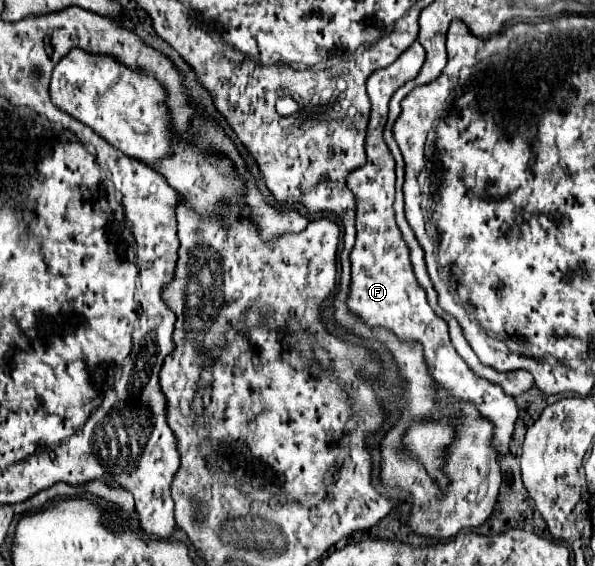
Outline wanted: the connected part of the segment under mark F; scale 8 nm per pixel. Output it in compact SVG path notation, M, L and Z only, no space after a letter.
M415 41L401 57L385 69L371 73L367 79L367 93L371 99L371 119L367 127L367 163L347 177L349 189L357 197L357 243L351 251L351 295L349 295L349 309L365 319L371 327L389 327L397 333L397 337L407 341L421 341L425 361L433 373L433 379L443 391L439 393L445 399L451 393L457 401L471 401L477 409L491 419L495 425L493 445L499 451L499 457L509 451L509 441L513 435L515 419L517 419L517 405L513 397L507 397L503 389L487 379L477 377L469 365L455 353L455 347L449 339L447 323L437 317L437 313L427 303L427 295L419 285L413 265L409 259L409 247L403 241L399 227L393 215L393 199L395 199L395 161L391 151L383 141L383 127L387 123L389 113L389 99L391 95L409 79L417 77L425 61L425 49L419 41Z

